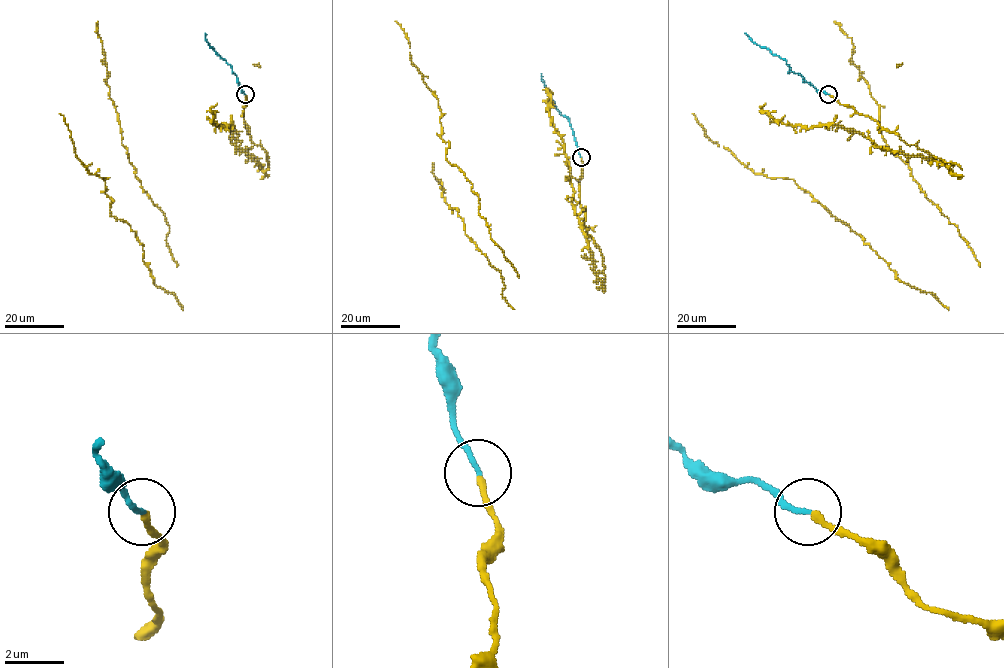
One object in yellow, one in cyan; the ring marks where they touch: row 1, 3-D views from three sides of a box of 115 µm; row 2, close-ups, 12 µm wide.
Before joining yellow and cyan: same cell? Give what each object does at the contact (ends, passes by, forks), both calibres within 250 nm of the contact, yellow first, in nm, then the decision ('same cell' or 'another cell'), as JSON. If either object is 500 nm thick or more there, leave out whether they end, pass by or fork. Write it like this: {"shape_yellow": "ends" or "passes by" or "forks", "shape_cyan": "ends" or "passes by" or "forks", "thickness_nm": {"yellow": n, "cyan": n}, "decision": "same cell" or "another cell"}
{"shape_yellow": "ends", "shape_cyan": "ends", "thickness_nm": {"yellow": 220, "cyan": 170}, "decision": "same cell"}

